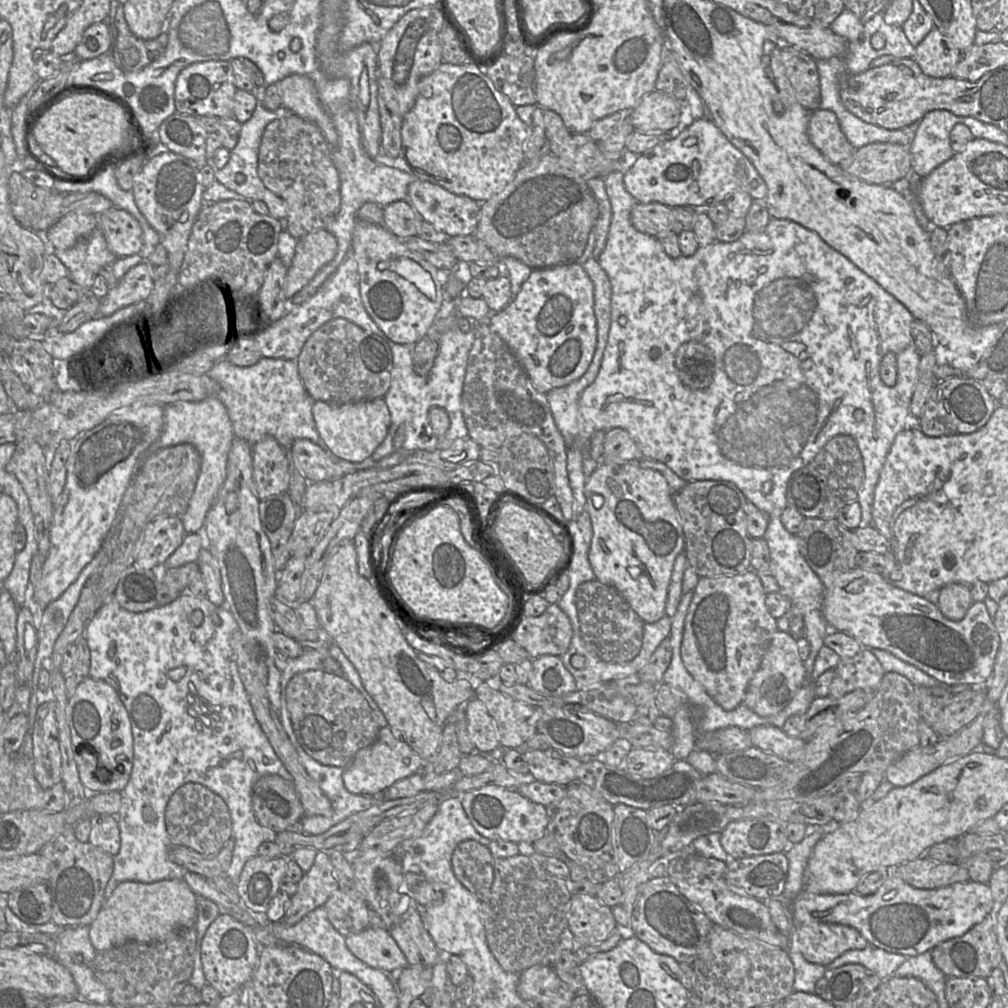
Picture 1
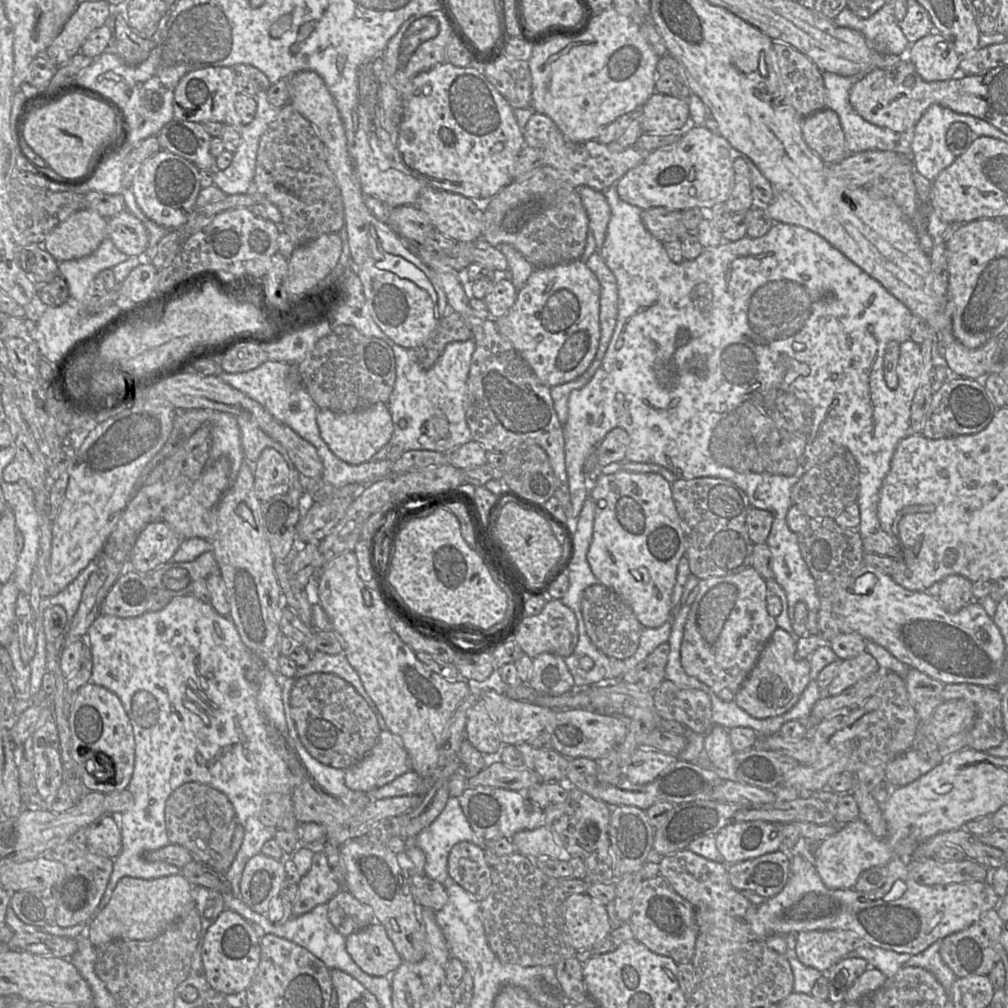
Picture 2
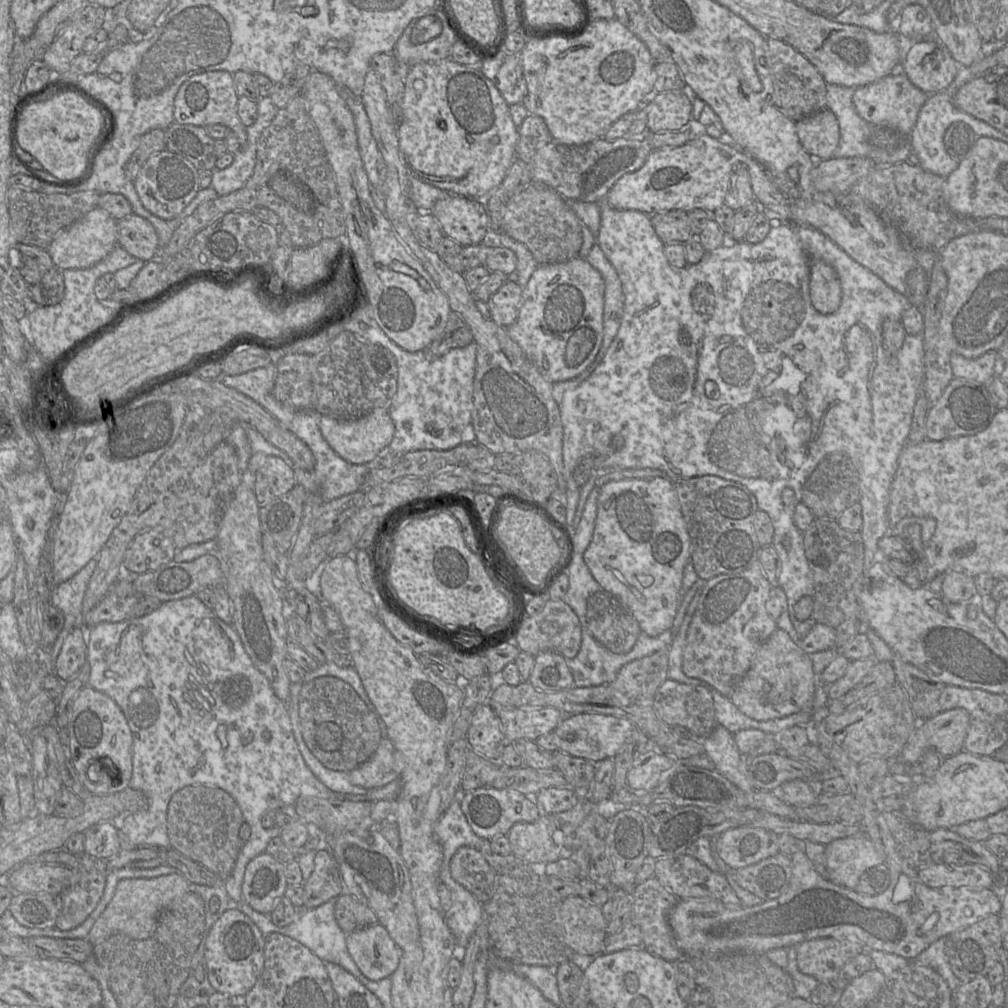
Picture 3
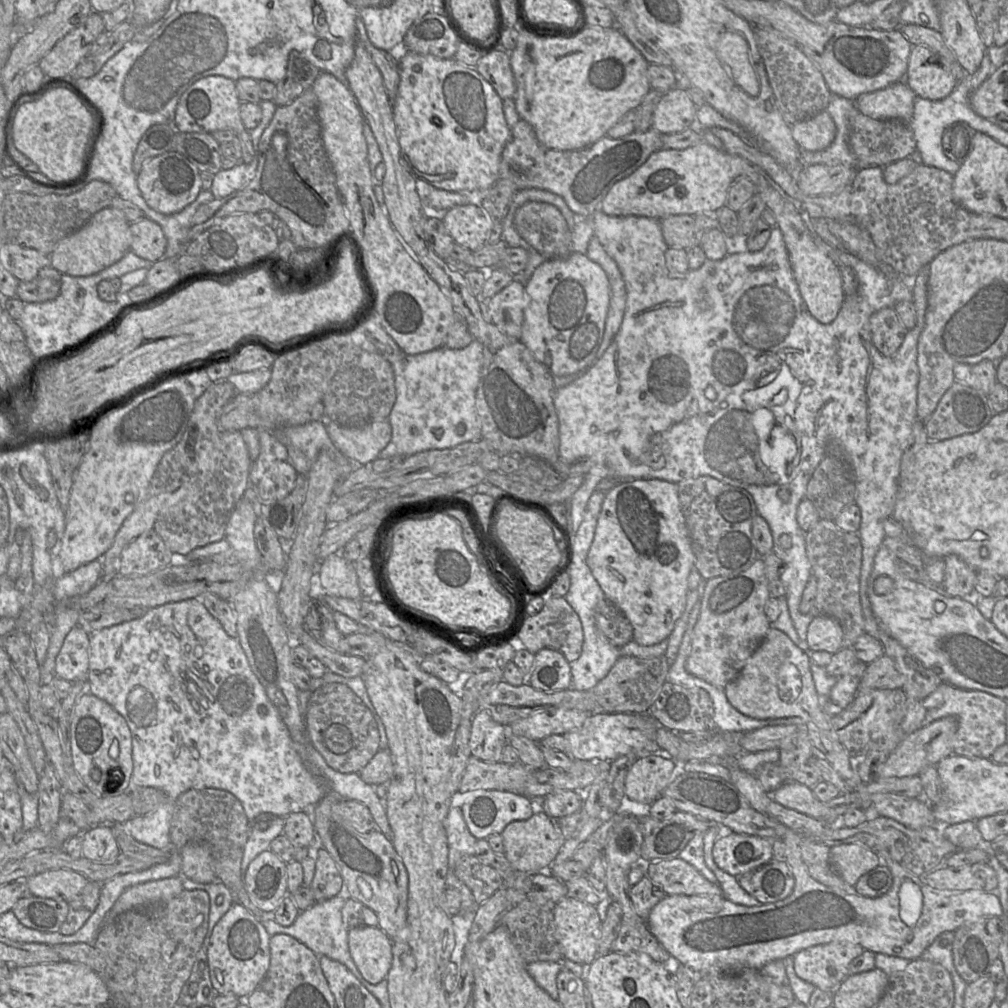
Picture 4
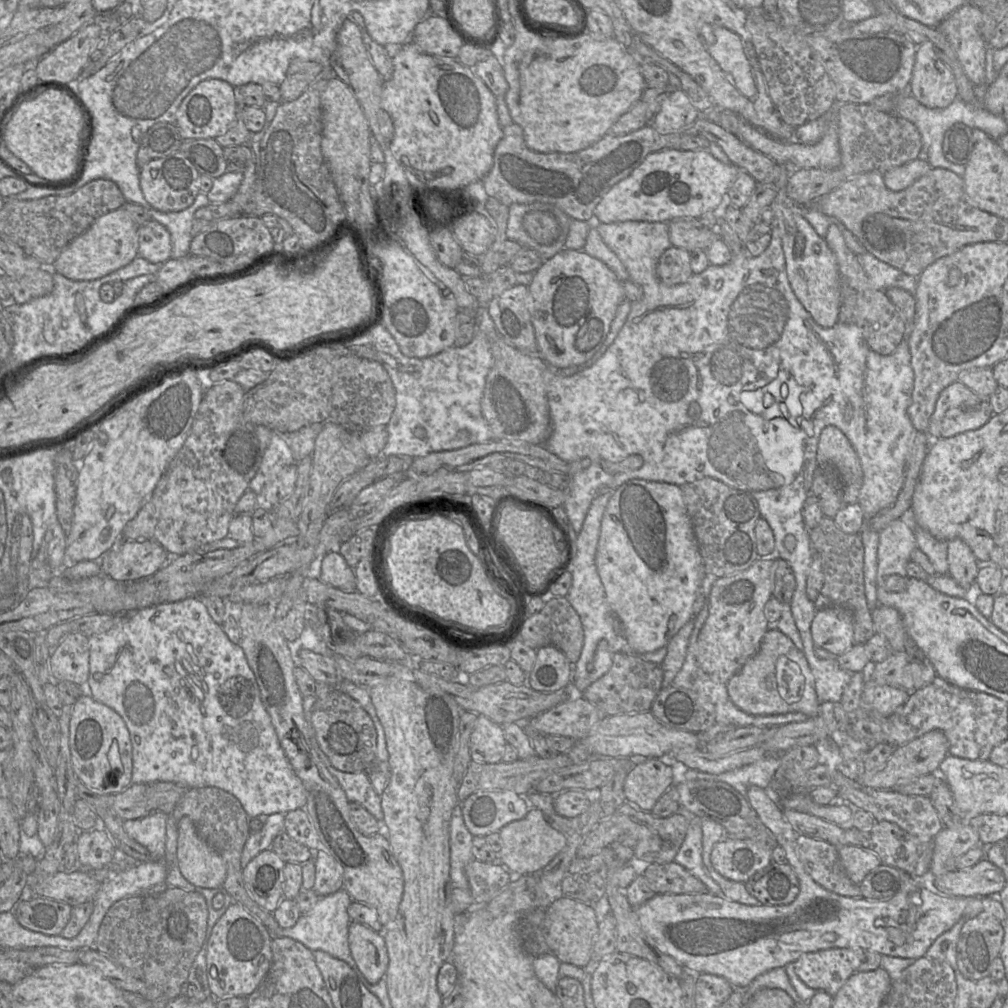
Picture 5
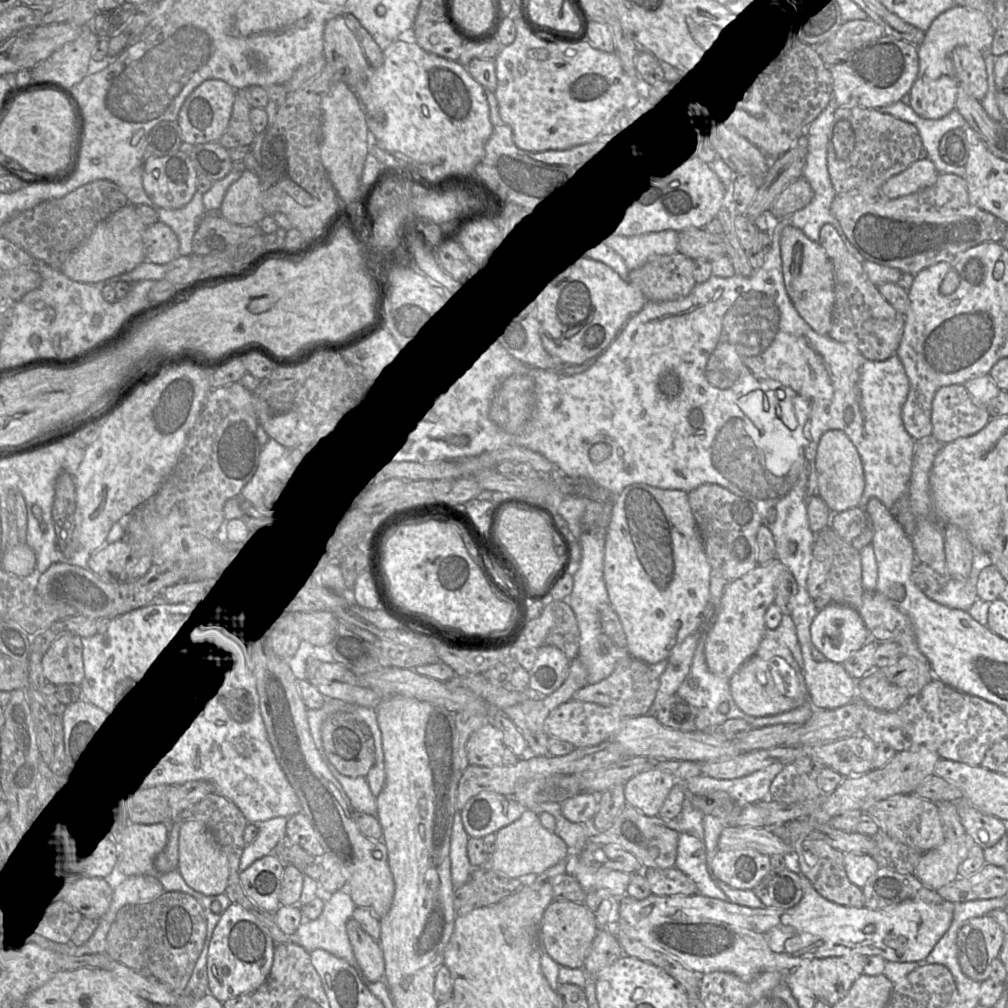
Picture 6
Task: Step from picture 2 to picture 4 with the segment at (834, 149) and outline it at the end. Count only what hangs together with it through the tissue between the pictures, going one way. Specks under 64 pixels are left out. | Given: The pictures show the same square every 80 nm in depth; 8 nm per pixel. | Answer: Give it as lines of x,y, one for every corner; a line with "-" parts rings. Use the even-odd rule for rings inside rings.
827,110
792,125
796,143
807,151
821,151
831,145
836,136
836,125

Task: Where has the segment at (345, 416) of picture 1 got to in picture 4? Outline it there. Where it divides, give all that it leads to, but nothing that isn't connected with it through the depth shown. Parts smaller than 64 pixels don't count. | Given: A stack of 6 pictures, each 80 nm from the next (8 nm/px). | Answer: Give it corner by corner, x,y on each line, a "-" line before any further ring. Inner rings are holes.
388,419
360,427
343,427
326,421
326,429
338,450
355,465
370,465
379,457
392,436

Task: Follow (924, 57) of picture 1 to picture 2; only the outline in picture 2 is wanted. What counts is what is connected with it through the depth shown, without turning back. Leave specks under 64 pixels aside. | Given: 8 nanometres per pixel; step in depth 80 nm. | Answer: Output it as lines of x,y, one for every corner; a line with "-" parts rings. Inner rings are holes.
934,31
912,43
907,50
907,58
922,79
931,82
957,76
962,57
955,51
952,42

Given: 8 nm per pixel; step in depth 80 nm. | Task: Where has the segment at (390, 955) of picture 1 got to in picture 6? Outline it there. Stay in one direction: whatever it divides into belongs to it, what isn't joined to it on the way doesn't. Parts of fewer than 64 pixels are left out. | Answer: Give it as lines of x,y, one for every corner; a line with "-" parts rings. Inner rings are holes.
353,918
347,921
346,930
364,976
371,982
384,979
385,961
379,941
366,933

